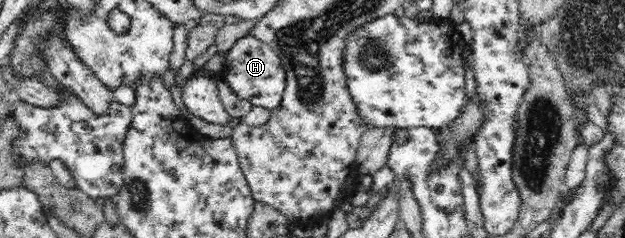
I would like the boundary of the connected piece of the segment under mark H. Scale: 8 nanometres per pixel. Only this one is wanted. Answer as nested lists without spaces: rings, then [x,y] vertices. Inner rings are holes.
[[[249,35],[235,42],[235,45],[225,53],[224,71],[226,80],[233,91],[253,103],[254,106],[270,110],[283,107],[286,89],[286,69],[281,58],[264,41]]]

